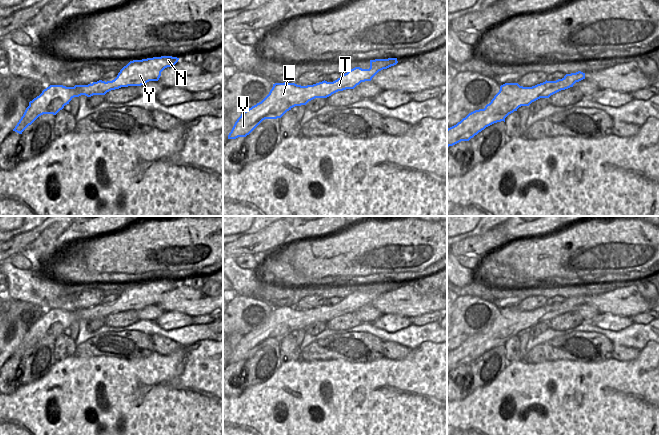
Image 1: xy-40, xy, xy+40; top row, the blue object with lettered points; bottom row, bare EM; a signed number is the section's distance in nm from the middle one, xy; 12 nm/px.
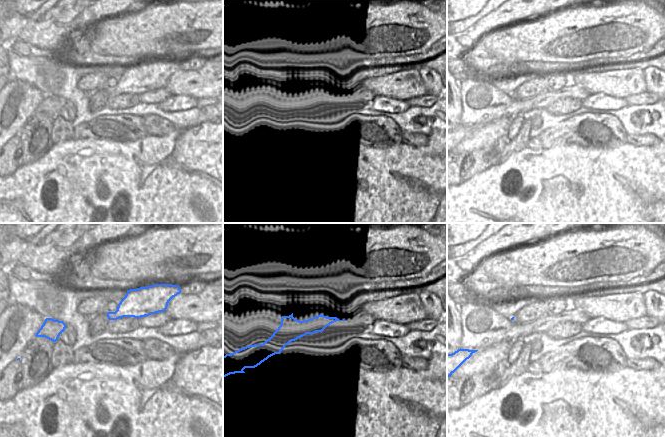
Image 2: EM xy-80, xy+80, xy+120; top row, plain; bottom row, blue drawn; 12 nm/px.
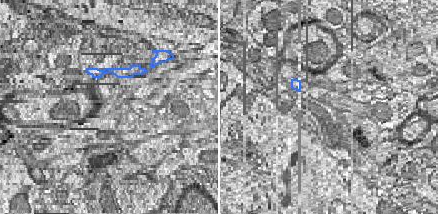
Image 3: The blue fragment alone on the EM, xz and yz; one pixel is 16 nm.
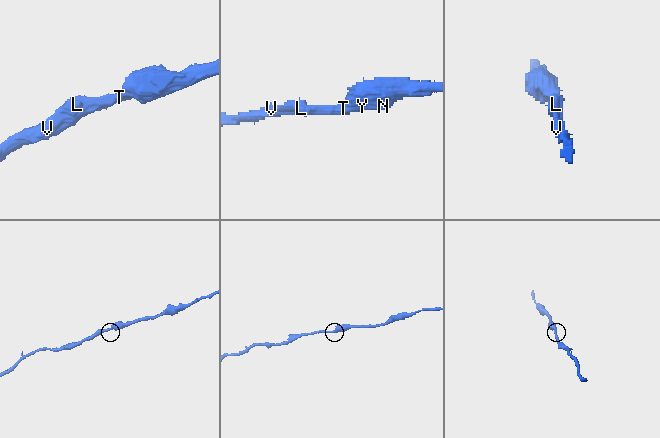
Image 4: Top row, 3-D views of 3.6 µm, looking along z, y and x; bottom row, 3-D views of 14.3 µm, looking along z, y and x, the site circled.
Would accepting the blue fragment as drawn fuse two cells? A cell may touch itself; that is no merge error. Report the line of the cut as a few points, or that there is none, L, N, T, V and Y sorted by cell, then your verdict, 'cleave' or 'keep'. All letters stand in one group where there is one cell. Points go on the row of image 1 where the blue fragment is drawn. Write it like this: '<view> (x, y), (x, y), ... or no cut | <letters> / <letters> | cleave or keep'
no cut | L N T V Y | keep

